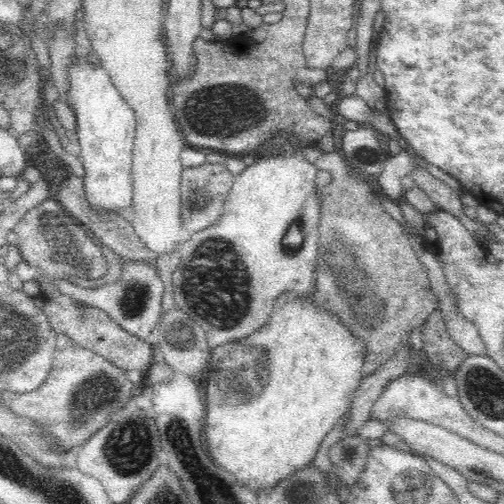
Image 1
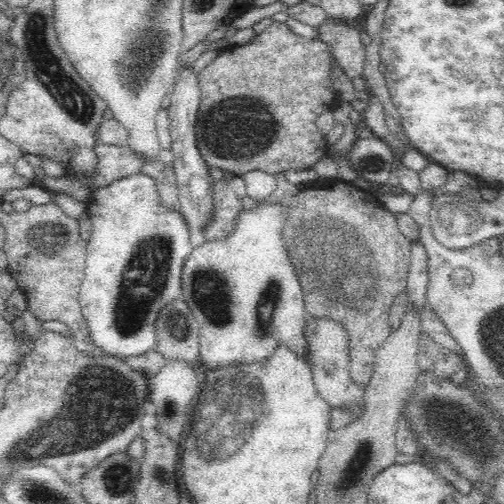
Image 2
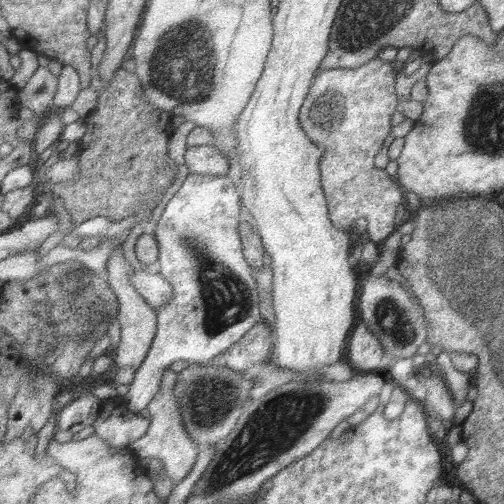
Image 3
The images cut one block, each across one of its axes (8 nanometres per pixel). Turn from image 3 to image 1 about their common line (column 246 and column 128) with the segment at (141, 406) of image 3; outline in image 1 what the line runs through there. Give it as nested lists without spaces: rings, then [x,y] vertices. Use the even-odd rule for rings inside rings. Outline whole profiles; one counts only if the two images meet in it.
[[[122,260],[122,266],[124,266],[124,272],[122,272],[122,278],[118,282],[112,282],[112,284],[106,284],[102,288],[80,288],[72,282],[64,282],[64,280],[58,280],[56,286],[62,294],[70,296],[72,300],[84,304],[84,306],[90,306],[90,308],[100,308],[102,312],[106,312],[122,330],[126,330],[128,334],[132,334],[134,338],[142,338],[146,340],[148,334],[152,334],[154,330],[158,330],[158,324],[162,322],[162,292],[164,292],[164,286],[162,286],[162,278],[156,274],[154,266],[146,260]]]

